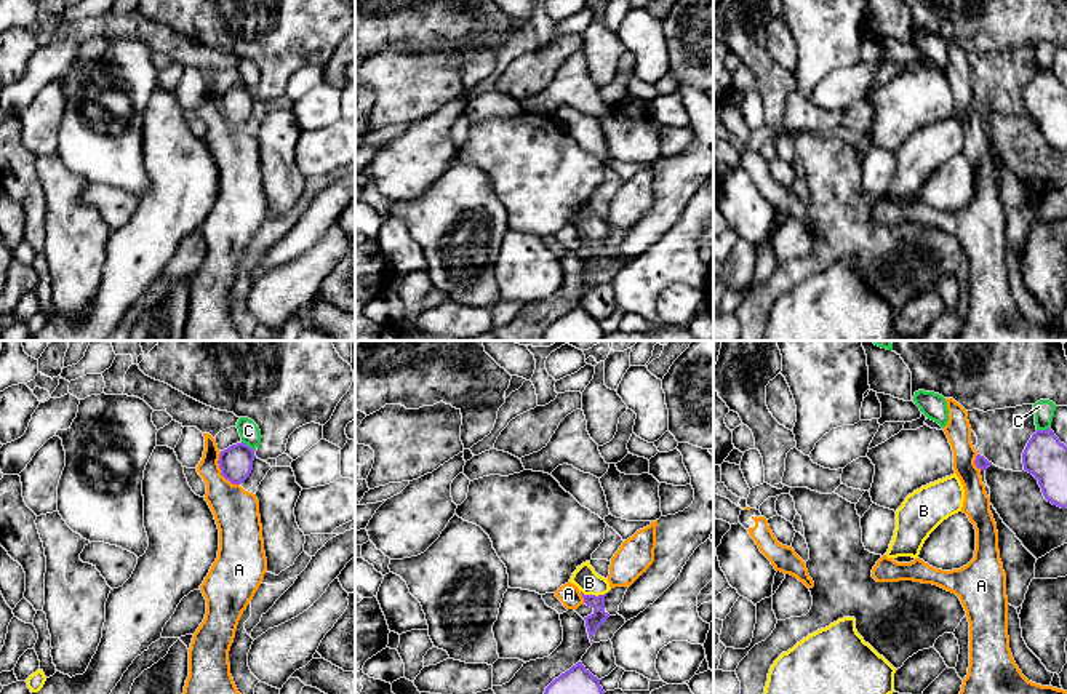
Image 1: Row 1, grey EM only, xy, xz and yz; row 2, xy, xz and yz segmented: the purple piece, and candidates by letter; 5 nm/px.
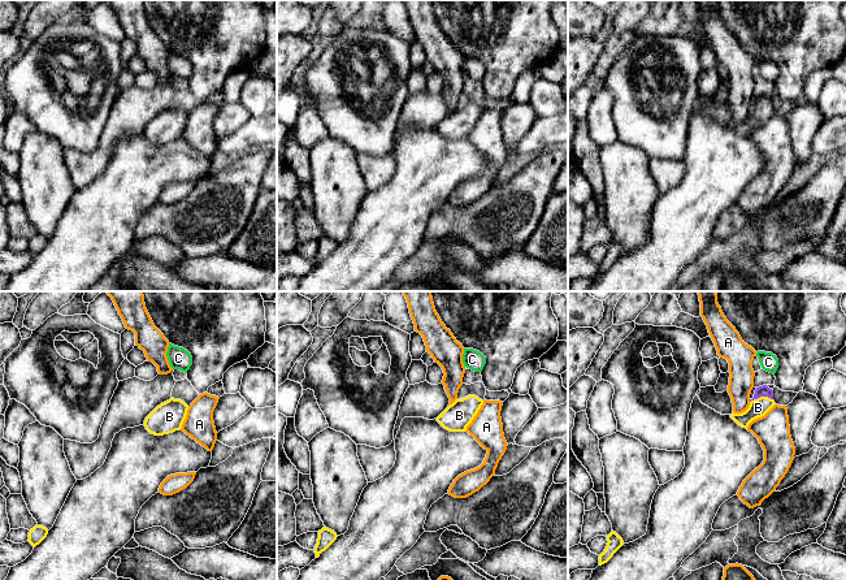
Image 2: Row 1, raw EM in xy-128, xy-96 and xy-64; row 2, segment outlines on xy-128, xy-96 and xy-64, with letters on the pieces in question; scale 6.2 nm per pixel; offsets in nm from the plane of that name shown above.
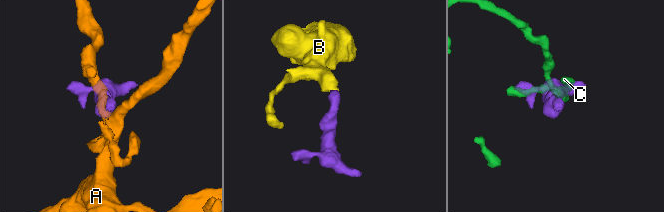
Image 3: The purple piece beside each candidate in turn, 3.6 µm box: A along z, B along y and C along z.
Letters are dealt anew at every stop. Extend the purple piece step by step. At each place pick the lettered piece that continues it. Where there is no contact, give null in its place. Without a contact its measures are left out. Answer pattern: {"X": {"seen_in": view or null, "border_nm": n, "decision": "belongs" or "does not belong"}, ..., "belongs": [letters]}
{"A": {"seen_in": "xy", "border_nm": 200, "decision": "does not belong"}, "B": {"seen_in": "xz", "border_nm": 130, "decision": "belongs"}, "C": {"seen_in": "xy", "border_nm": 80, "decision": "does not belong"}, "belongs": ["B"]}

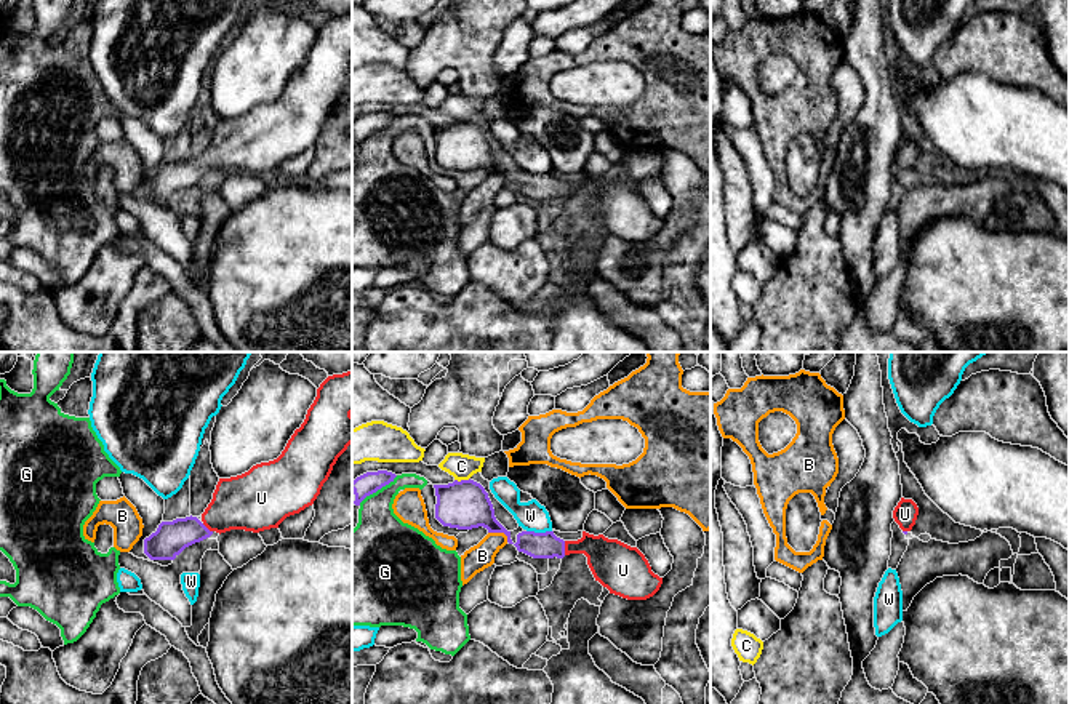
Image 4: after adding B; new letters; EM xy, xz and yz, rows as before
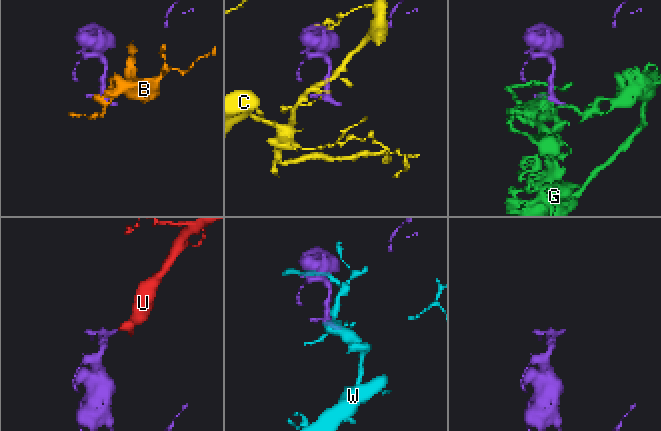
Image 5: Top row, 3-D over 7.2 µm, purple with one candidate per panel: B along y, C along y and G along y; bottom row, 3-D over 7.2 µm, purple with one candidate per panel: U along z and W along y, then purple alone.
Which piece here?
{"B": {"seen_in": "xz", "border_nm": 120, "decision": "does not belong"}, "C": {"seen_in": "xz", "border_nm": 80, "decision": "does not belong"}, "G": {"seen_in": "xz", "border_nm": 240, "decision": "does not belong"}, "U": {"seen_in": "xz", "border_nm": 70, "decision": "belongs"}, "W": {"seen_in": "xz", "border_nm": 130, "decision": "does not belong"}, "belongs": ["U"]}

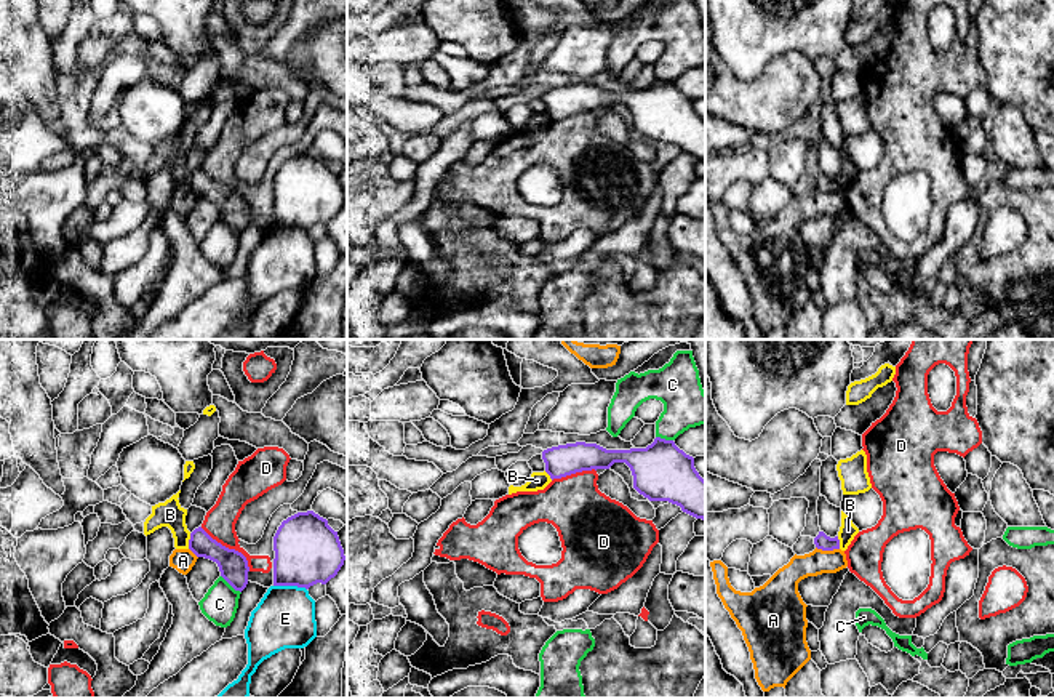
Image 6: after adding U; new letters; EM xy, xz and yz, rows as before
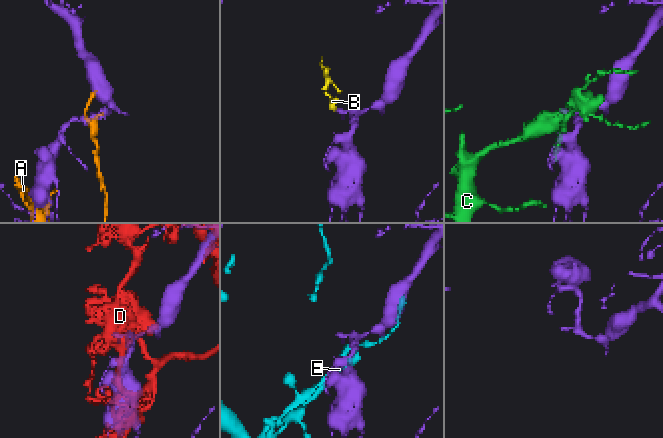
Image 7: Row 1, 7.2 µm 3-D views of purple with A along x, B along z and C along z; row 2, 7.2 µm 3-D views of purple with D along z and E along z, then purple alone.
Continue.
{"A": {"seen_in": "yz", "border_nm": 120, "decision": "does not belong"}, "B": {"seen_in": "xy", "border_nm": 80, "decision": "does not belong"}, "C": {"seen_in": "xy", "border_nm": 140, "decision": "does not belong"}, "D": {"seen_in": "xy", "border_nm": 340, "decision": "does not belong"}, "E": {"seen_in": "xy", "border_nm": 170, "decision": "does not belong"}, "belongs": []}

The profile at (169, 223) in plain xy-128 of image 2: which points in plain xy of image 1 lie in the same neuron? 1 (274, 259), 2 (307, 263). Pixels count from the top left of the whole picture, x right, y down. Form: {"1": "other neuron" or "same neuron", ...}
{"1": "same neuron", "2": "other neuron"}

